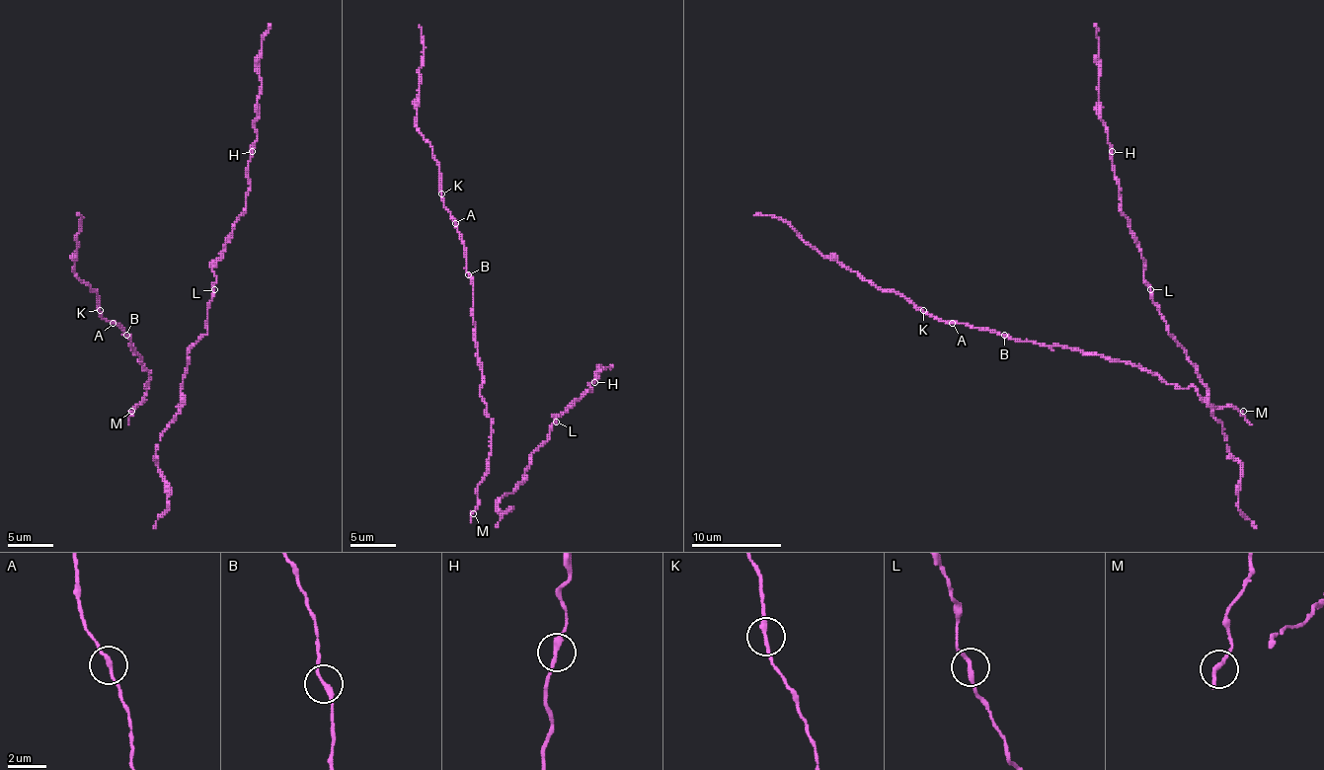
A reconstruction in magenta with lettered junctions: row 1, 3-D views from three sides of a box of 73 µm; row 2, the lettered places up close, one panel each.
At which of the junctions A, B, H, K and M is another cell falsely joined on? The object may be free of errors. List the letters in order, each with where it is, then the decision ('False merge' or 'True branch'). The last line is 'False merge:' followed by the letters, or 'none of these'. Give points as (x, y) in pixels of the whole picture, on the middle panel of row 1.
A: Place: (455, 223). True branch
B: Place: (468, 274). True branch
H: Place: (594, 382). True branch
K: Place: (441, 193). True branch
M: Place: (473, 513). True branch
False merge: none of these

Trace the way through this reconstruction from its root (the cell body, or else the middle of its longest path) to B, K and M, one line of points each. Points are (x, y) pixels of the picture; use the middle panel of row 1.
B: (489, 455), (491, 419), (480, 394), (482, 371), (473, 320), (473, 279), (468, 274)
K: (489, 455), (491, 419), (480, 394), (473, 286), (457, 221), (441, 193)
M: (489, 455), (489, 471), (478, 487), (478, 506), (473, 513)

